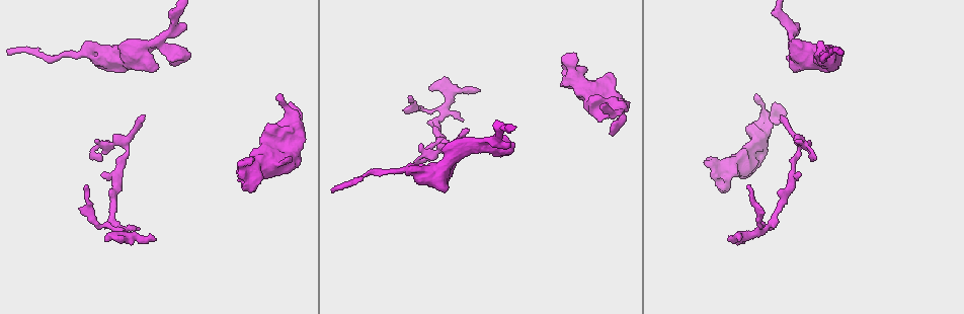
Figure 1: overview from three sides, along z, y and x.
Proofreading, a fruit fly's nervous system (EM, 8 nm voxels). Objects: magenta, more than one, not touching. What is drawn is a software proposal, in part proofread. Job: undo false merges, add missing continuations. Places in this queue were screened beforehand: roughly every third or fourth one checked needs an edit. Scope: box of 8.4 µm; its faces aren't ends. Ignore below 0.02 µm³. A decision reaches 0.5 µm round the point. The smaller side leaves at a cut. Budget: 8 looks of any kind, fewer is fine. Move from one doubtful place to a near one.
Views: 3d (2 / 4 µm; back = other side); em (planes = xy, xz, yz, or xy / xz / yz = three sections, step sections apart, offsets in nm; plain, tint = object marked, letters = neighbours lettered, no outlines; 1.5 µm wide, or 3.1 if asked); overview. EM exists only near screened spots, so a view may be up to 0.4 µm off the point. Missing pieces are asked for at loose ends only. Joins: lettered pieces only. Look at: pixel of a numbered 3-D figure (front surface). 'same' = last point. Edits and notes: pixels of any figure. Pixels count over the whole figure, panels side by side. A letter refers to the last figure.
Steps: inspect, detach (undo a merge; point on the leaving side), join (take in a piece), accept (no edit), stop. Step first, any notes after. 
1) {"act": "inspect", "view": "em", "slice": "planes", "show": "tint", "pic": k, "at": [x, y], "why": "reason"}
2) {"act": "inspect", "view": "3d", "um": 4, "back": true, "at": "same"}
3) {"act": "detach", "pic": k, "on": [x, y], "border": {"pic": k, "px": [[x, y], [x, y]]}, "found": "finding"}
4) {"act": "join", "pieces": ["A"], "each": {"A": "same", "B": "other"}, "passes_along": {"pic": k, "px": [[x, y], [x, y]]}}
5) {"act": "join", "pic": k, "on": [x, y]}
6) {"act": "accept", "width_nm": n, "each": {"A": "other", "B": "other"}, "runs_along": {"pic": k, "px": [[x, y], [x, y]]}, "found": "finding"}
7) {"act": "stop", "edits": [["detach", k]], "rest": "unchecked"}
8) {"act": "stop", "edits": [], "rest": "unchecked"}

{"act": "inspect", "view": "em", "slice": "yz", "step": 8, "show": "letters", "pic": 1, "at": [294, 123]}

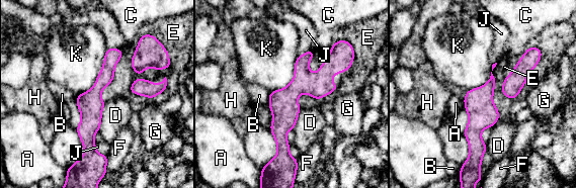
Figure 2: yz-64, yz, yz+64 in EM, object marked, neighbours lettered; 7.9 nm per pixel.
{"act": "accept", "width_nm": 200, "each": {"A": "other", "B": "other", "C": "other", "D": "other", "E": "other", "F": "other", "G": "other", "H": "other", "J": "other", "K": "other"}, "runs_along": {"pic": 2, "px": [[332, 53], [284, 101], [279, 152]]}, "found": "one neuron here"}

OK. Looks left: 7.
{"act": "inspect", "view": "3d", "um": 4, "pic": 1, "at": [799, 175], "why": "branch stops here"}

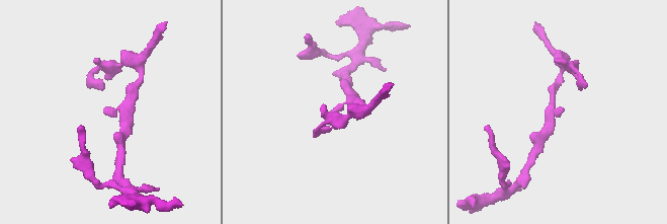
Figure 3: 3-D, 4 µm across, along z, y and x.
{"act": "inspect", "view": "em", "slice": "planes", "show": "tint", "pic": 3, "at": [331, 111]}

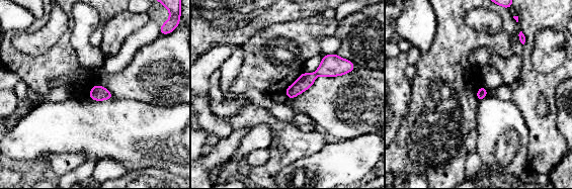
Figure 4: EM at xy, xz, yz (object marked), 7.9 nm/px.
{"act": "inspect", "view": "em", "slice": "planes", "show": "letters", "at": "same", "why": "what lies round it"}

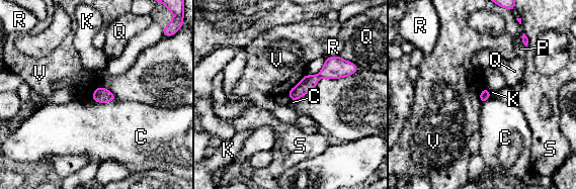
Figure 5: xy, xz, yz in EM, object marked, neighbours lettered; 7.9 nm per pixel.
{"act": "accept", "each": {"C": "other", "K": "other", "P": "other", "Q": "other", "R": "other", "S": "other", "V": "other"}, "border": {"pic": 5, "px": [[286, 93], [293, 101]]}, "found": "no lettered piece goes on from it"}

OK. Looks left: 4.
{"act": "inspect", "view": "3d", "um": 4, "pic": 1, "at": [244, 189], "why": "free end"}

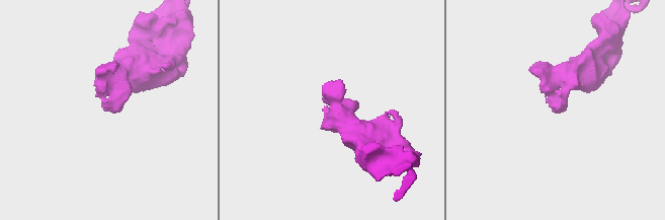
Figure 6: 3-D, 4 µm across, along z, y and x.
{"act": "inspect", "view": "em", "slice": "planes", "show": "plain", "pic": 6, "at": [328, 111], "why": "shape alone is not enough"}

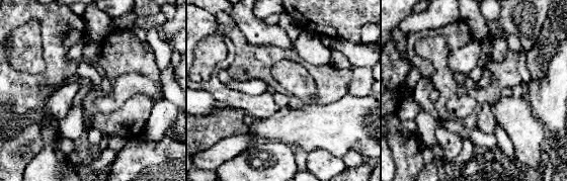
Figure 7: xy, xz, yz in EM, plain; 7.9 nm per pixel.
{"act": "inspect", "view": "em", "slice": "planes", "show": "letters", "at": "same"}

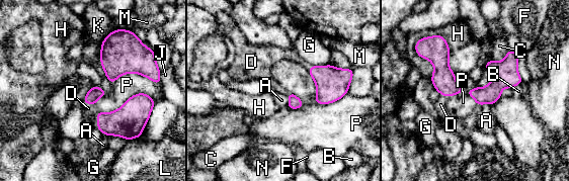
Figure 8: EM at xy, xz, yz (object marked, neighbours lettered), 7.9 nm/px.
{"act": "join", "pieces": ["D"], "each": {"A": "other", "B": "other", "C": "other", "D": "same", "F": "other", "G": "other", "H": "other", "J": "other", "K": "other", "L": "other", "M": "other", "N": "other", "P": "other"}, "found": "it goes on there"}

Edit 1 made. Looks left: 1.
{"act": "stop", "edits": [["join", 8]], "rest": "unchecked"}

